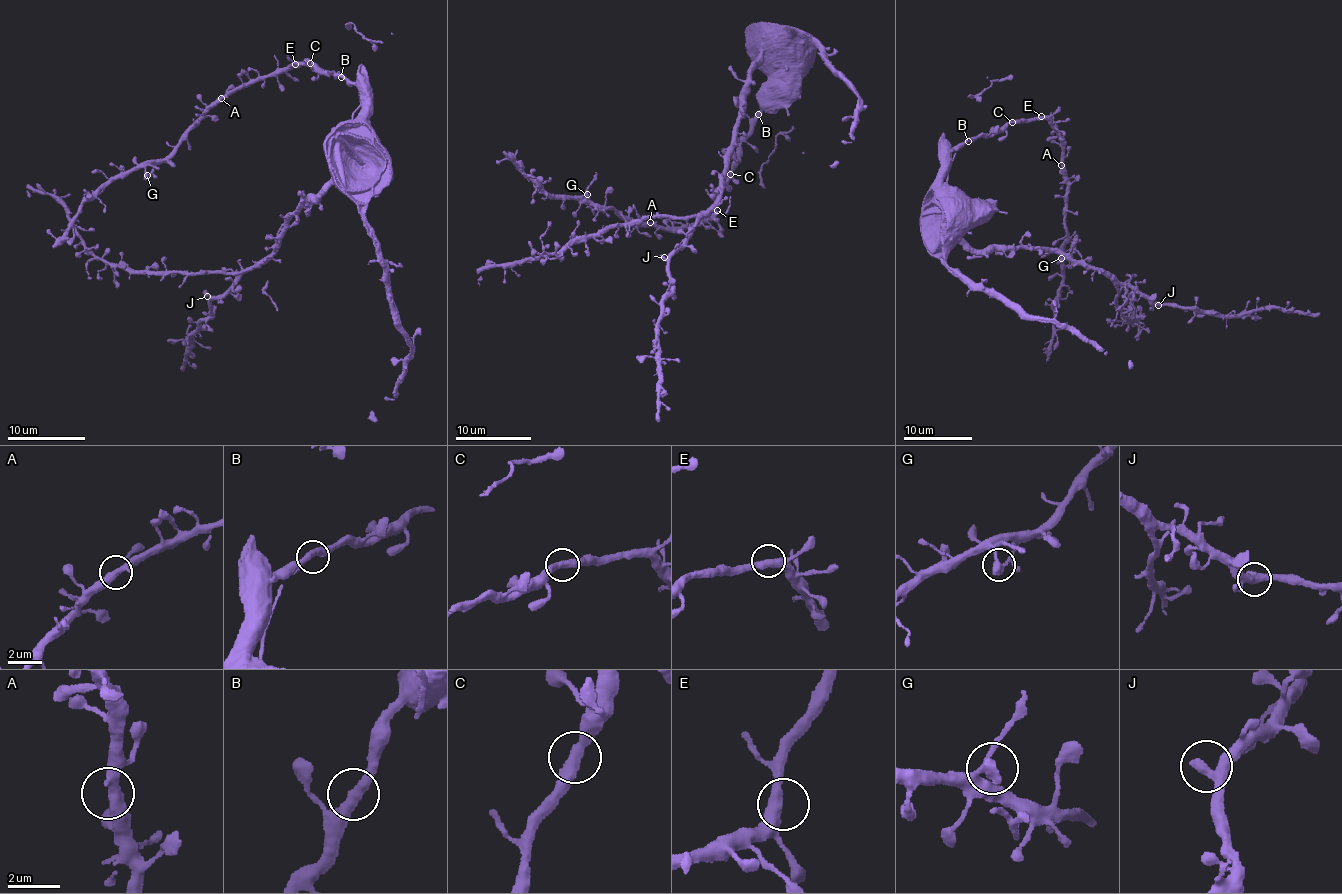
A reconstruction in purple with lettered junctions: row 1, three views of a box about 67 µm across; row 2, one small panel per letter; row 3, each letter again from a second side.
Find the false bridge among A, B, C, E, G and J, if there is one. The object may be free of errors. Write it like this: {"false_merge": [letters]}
{"false_merge": []}

